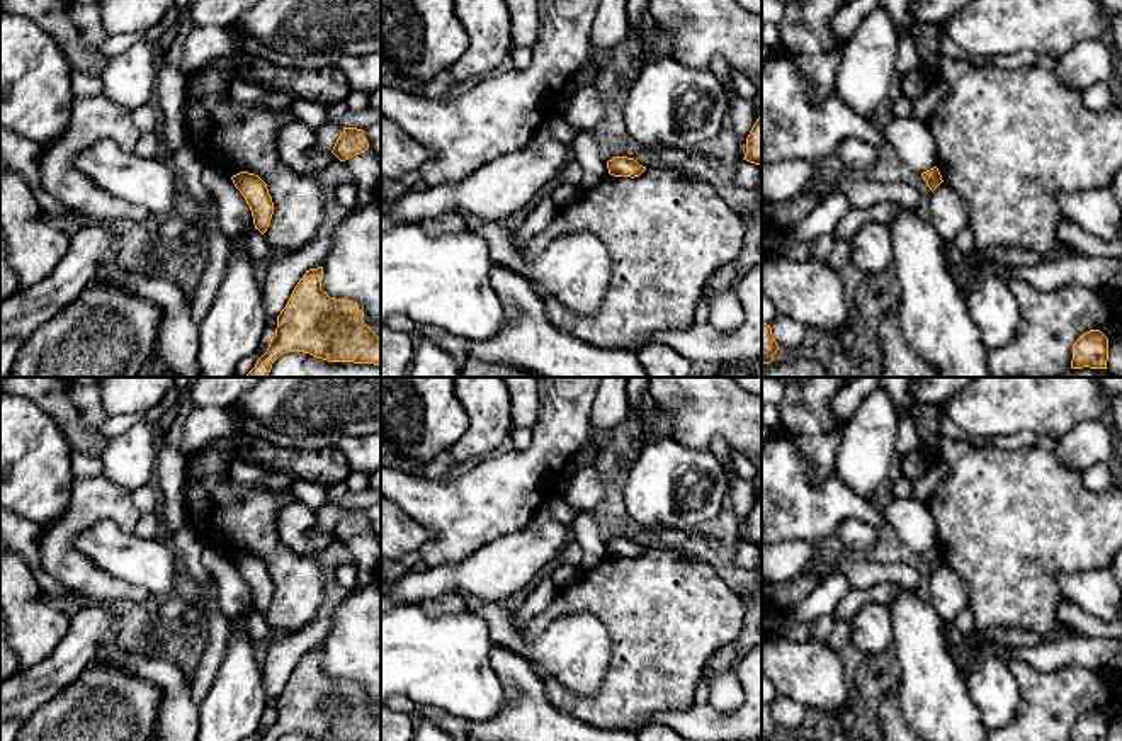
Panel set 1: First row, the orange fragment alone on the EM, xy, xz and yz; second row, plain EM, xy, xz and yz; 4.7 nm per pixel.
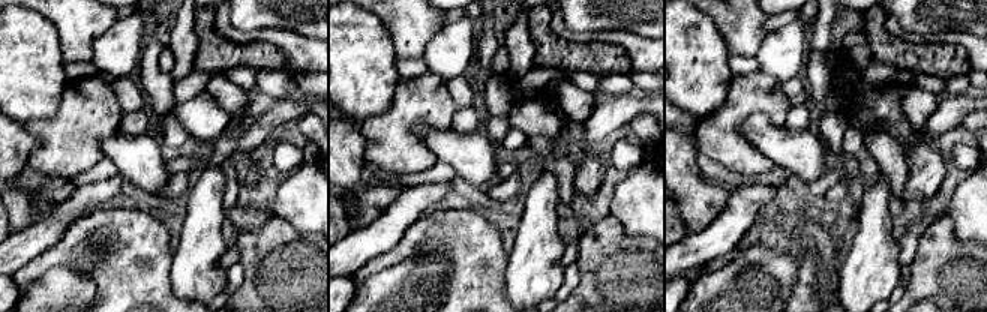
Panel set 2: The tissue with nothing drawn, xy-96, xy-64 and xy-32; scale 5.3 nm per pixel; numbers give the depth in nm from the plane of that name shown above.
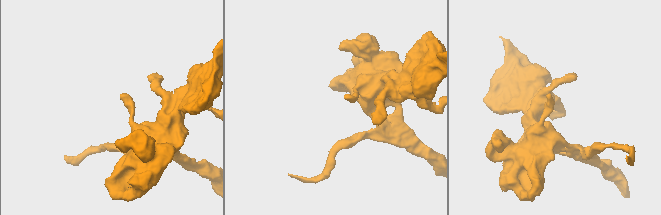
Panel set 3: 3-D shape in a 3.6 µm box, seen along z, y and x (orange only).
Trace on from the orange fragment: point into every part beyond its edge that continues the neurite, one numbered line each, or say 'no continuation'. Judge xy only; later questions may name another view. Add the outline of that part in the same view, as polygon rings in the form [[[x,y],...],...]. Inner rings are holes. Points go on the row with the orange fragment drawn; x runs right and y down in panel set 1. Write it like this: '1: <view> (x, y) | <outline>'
no continuation

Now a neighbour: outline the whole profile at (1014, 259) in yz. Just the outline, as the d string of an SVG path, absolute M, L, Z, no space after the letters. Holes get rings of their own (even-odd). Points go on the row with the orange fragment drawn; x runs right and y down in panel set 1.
M972 250L966 258L969 267L976 267L984 262L998 262L1008 269L1027 269L1040 263L1040 255L1025 250Z

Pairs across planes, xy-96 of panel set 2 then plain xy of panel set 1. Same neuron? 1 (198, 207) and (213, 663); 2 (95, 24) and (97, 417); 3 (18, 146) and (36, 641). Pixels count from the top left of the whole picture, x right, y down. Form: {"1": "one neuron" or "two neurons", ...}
{"1": "two neurons", "2": "one neuron", "3": "one neuron"}

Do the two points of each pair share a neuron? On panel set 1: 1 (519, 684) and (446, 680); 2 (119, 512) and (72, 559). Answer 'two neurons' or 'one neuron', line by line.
1: two neurons
2: one neuron

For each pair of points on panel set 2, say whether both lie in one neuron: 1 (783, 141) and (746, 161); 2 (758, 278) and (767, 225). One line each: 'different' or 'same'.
1: different
2: different

